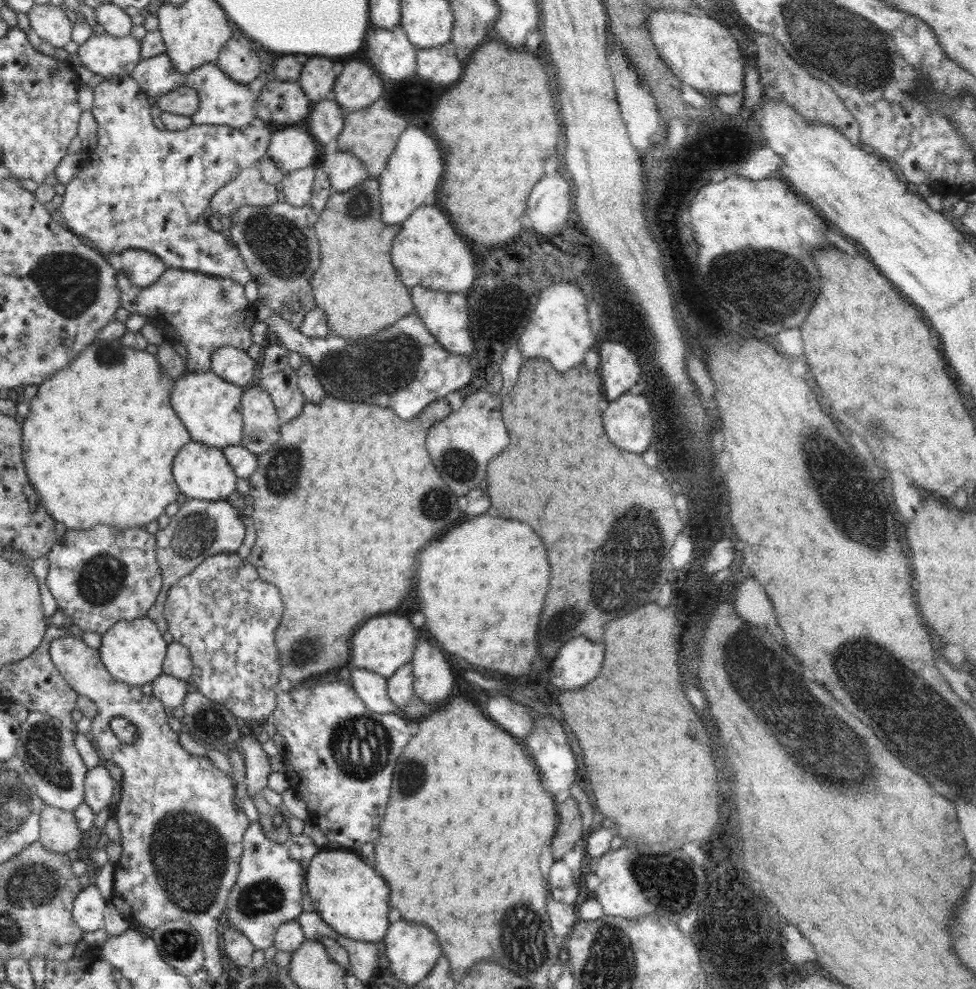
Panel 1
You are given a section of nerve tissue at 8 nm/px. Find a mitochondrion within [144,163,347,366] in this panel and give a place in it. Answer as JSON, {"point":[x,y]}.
{"point":[280,245]}

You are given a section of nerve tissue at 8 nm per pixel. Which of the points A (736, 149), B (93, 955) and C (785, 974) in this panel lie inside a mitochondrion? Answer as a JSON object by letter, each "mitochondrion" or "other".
{"A":"other","B":"other","C":"other"}

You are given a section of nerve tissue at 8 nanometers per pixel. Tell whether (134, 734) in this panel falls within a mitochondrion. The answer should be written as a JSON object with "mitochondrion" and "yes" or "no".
{"mitochondrion":"no"}

